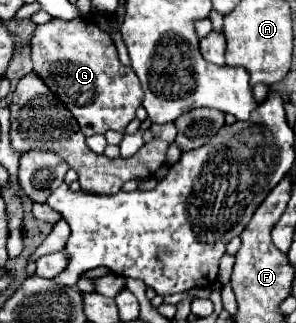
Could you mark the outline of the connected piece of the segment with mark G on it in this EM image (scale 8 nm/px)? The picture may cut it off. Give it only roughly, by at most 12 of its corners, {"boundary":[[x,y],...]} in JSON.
{"boundary":[[51,18],[33,72],[85,136],[125,132],[143,102],[95,22]]}

